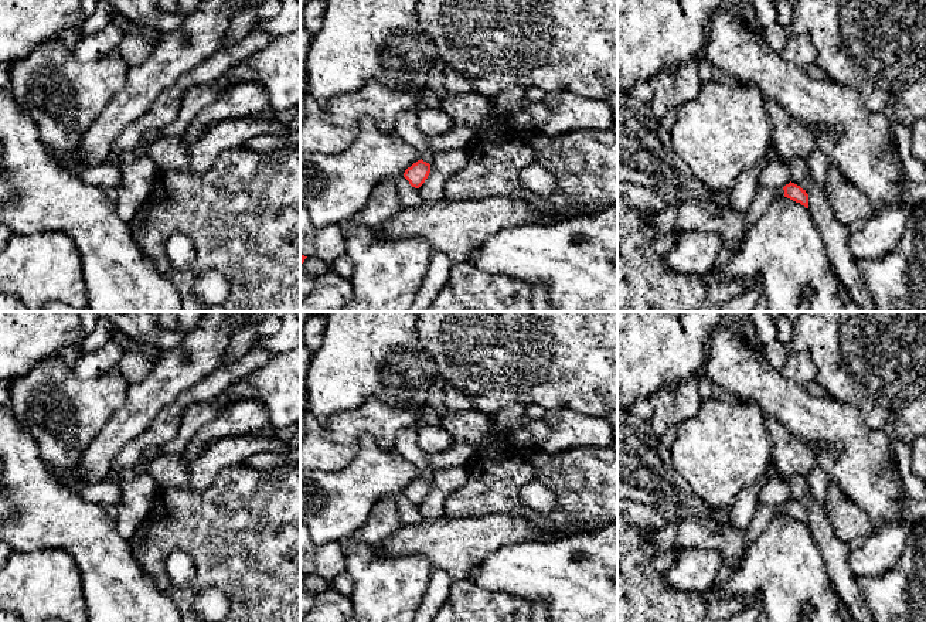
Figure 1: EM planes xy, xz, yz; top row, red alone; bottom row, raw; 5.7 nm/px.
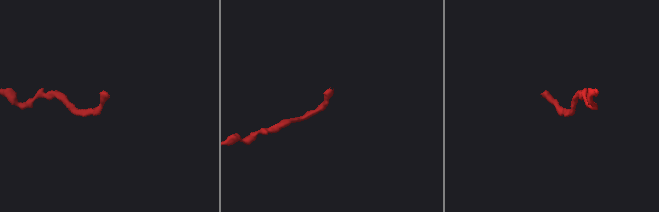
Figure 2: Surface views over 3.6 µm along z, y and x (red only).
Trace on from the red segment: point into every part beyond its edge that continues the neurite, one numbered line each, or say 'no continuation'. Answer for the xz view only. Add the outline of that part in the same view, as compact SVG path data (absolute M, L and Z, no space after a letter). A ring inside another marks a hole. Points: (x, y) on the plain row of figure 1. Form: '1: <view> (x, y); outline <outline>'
1: xz (407, 445); outline M402 429L395 438L395 453L412 462L426 480L433 479L433 469L430 466L430 455L426 453L418 443L418 431Z

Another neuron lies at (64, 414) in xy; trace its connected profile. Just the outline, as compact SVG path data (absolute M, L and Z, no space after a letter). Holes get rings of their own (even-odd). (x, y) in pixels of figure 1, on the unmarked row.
M59 354L44 358L30 373L6 384L10 392L8 407L33 434L40 459L48 469L59 473L76 468L105 422L125 402L129 387L118 367L99 374L95 380L81 381L74 367L69 367Z

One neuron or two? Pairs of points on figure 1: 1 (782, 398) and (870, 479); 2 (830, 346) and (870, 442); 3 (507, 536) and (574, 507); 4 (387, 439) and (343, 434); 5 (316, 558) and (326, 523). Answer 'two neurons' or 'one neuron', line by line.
1: one neuron
2: two neurons
3: two neurons
4: one neuron
5: two neurons

